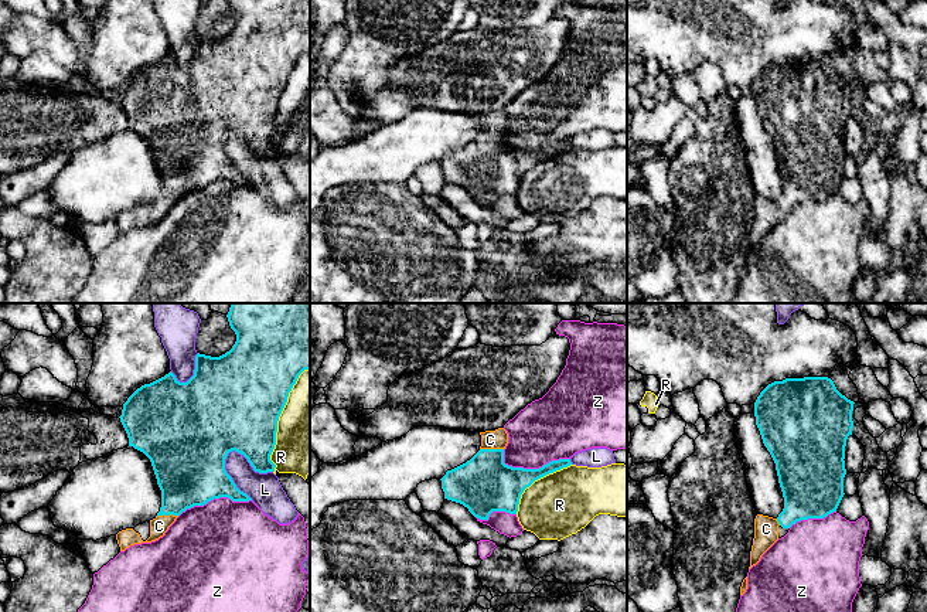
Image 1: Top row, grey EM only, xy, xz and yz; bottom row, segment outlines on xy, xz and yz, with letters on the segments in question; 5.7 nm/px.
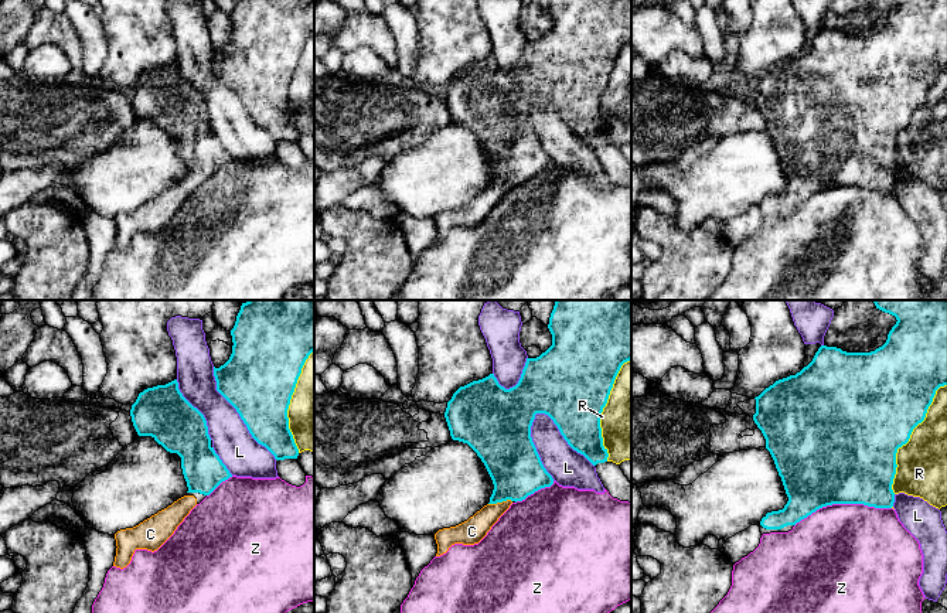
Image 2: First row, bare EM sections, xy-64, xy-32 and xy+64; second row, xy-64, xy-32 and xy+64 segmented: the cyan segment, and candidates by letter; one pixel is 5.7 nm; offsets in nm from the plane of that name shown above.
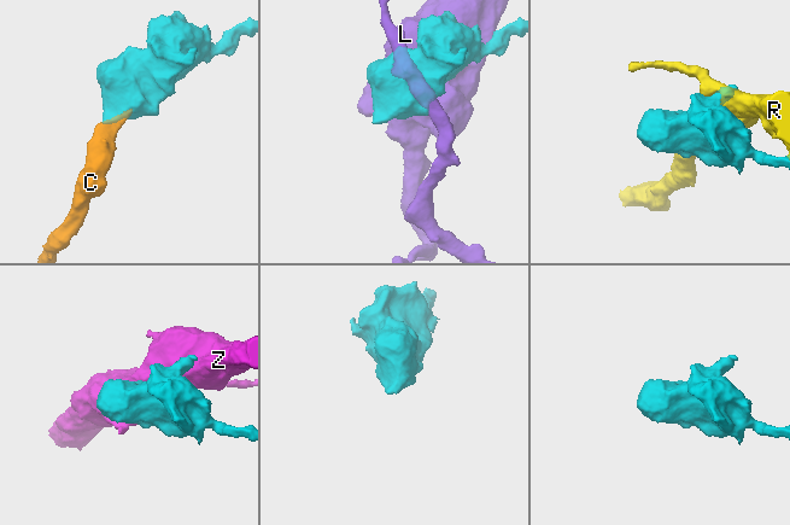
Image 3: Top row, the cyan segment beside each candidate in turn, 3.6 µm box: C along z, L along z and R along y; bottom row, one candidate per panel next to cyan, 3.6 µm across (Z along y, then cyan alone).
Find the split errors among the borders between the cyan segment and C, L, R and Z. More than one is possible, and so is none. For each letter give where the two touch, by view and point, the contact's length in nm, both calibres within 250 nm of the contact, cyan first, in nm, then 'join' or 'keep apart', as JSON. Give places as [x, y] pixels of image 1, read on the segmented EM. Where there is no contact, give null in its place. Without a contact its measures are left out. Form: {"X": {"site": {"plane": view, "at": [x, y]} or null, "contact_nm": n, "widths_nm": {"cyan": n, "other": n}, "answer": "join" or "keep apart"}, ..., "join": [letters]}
{"C": {"site": {"plane": "xz", "at": [491, 449]}, "contact_nm": 140, "widths_nm": {"cyan": 320, "other": 110}, "answer": "join"}, "L": {"site": {"plane": "xy", "at": [229, 476]}, "contact_nm": 300, "widths_nm": {"cyan": 420, "other": 190}, "answer": "keep apart"}, "R": {"site": {"plane": "xy", "at": [278, 420]}, "contact_nm": 650, "widths_nm": {"cyan": 500, "other": 380}, "answer": "keep apart"}, "Z": {"site": {"plane": "xz", "at": [531, 469]}, "contact_nm": 380, "widths_nm": {"cyan": 300, "other": 360}, "answer": "keep apart"}, "join": ["C"]}

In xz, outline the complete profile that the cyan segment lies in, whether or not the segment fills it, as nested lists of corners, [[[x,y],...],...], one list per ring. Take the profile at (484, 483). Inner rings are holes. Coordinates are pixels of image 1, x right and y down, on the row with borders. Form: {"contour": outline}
{"contour": [[[498,428],[480,435],[480,450],[440,479],[444,499],[463,504],[480,520],[488,520],[493,511],[517,514],[521,494],[526,487],[572,465],[570,459],[559,459],[539,469],[512,468],[504,463],[507,431]]]}

